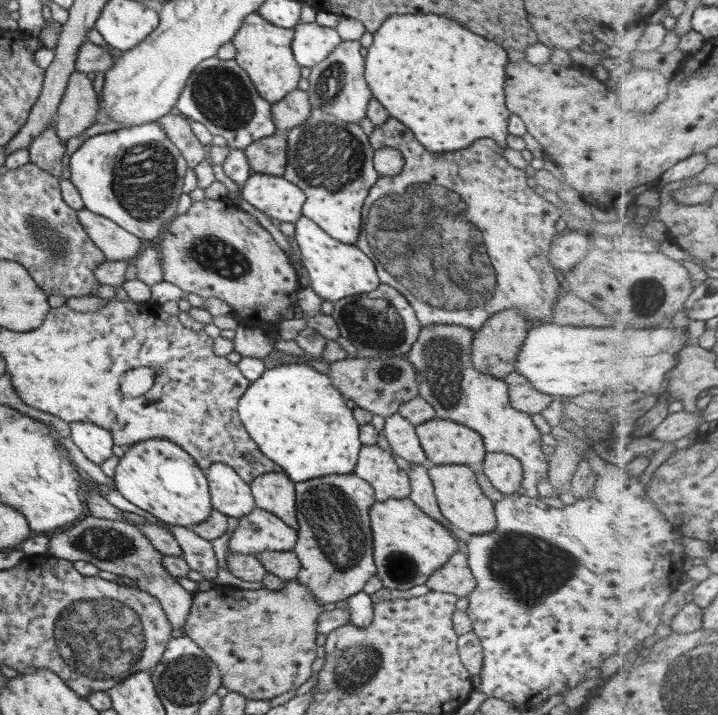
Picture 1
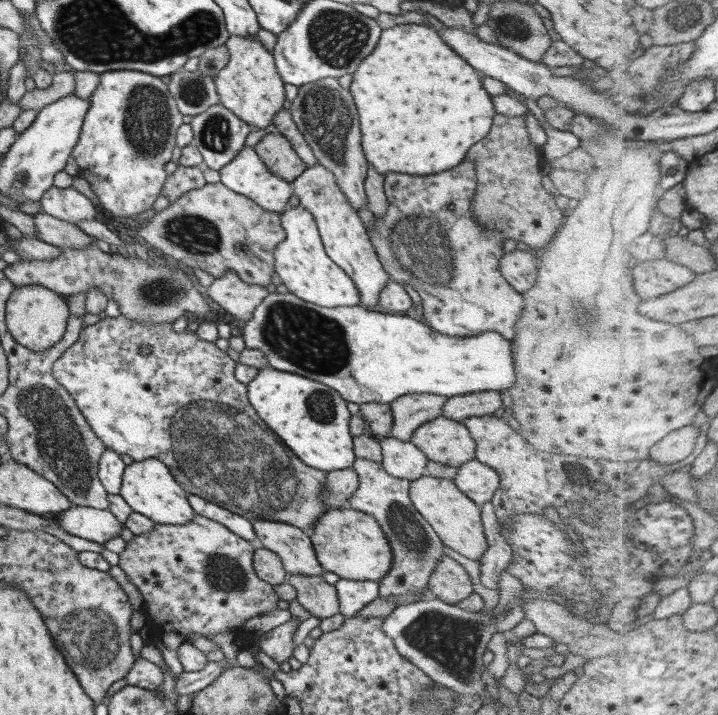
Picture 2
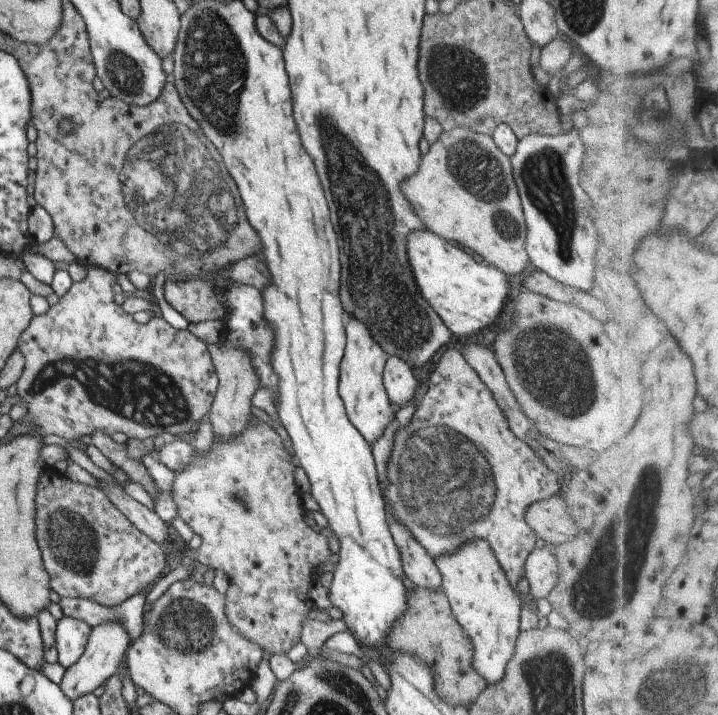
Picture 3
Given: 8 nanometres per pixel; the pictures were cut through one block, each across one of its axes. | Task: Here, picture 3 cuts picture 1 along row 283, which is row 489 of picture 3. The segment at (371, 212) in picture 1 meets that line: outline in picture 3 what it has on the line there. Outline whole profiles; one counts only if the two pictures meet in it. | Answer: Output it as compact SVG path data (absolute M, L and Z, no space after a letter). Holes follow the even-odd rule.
M449 348L429 374L427 390L414 408L409 424L397 428L393 434L393 446L387 460L387 486L383 484L380 495L389 504L393 518L409 530L432 559L449 554L459 544L487 540L509 586L518 592L515 583L524 576L524 562L536 539L525 522L525 508L537 500L558 495L558 484L557 474L535 456L533 448L511 434L505 414L461 352Z

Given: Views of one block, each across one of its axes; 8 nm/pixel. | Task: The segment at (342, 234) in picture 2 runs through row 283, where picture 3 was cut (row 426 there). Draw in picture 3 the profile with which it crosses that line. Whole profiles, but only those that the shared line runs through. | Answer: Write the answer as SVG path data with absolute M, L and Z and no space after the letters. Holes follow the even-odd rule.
M345 316L344 335L345 344L339 365L337 392L342 400L343 408L345 408L347 420L370 444L383 434L385 426L391 422L395 412L395 409L389 404L382 382L387 354L377 346L373 336L369 336L369 330L365 328L365 324L361 324L361 320L355 320L353 316Z

